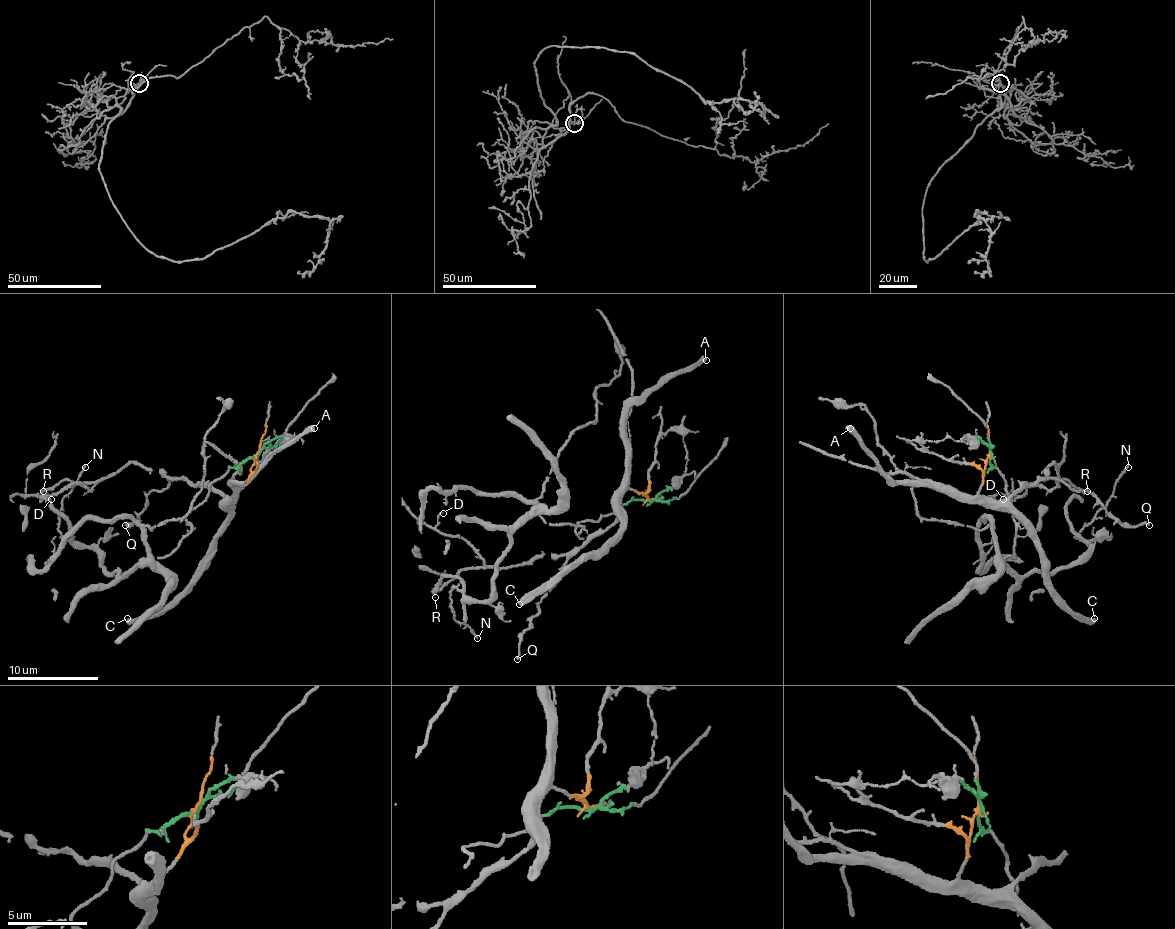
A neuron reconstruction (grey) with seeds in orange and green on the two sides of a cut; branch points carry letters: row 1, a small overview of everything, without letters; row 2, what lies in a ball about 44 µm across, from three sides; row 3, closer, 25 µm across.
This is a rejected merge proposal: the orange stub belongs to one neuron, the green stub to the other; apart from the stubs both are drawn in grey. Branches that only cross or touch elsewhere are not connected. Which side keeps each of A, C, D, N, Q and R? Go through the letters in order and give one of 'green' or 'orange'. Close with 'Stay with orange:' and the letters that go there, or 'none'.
A: orange
C: orange
D: orange
N: green
Q: orange
R: orange
Stay with orange: A, C, D, Q, R

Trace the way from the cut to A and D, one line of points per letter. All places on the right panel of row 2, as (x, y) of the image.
A: (989, 455), (983, 487), (973, 496), (948, 496), (919, 482), (894, 482), (850, 427)
D: (989, 455), (978, 493), (987, 500), (1005, 500), (1056, 466), (1051, 489), (1031, 484), (1017, 498), (1003, 498)

